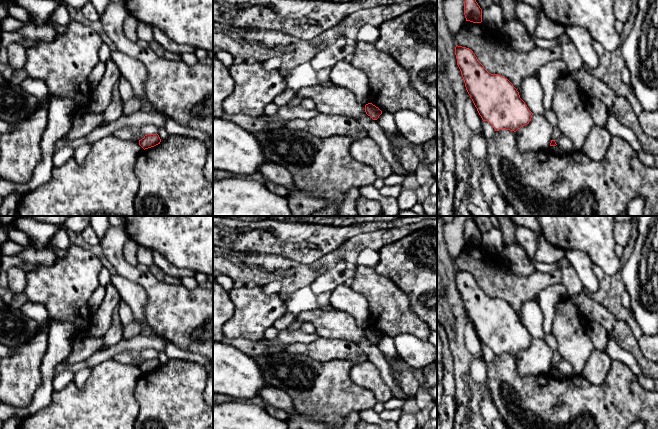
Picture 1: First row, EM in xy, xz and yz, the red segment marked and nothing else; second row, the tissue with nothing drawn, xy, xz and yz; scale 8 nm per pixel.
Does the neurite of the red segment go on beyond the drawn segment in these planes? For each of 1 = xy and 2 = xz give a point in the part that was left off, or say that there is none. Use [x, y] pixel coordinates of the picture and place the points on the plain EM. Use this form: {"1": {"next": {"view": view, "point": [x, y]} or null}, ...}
{"1": {"next": null}, "2": {"next": null}}

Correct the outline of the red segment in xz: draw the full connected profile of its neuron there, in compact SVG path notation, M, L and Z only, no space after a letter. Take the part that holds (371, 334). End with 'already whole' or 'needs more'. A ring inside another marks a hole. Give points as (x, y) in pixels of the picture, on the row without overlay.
M368 327L365 329L365 336L373 344L377 344L379 340L382 338L382 335L372 327Z; already whole

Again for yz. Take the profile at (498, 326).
M456 269L455 279L466 314L483 345L489 346L495 355L506 353L516 356L529 348L533 337L507 302L489 297L469 272Z; already whole

